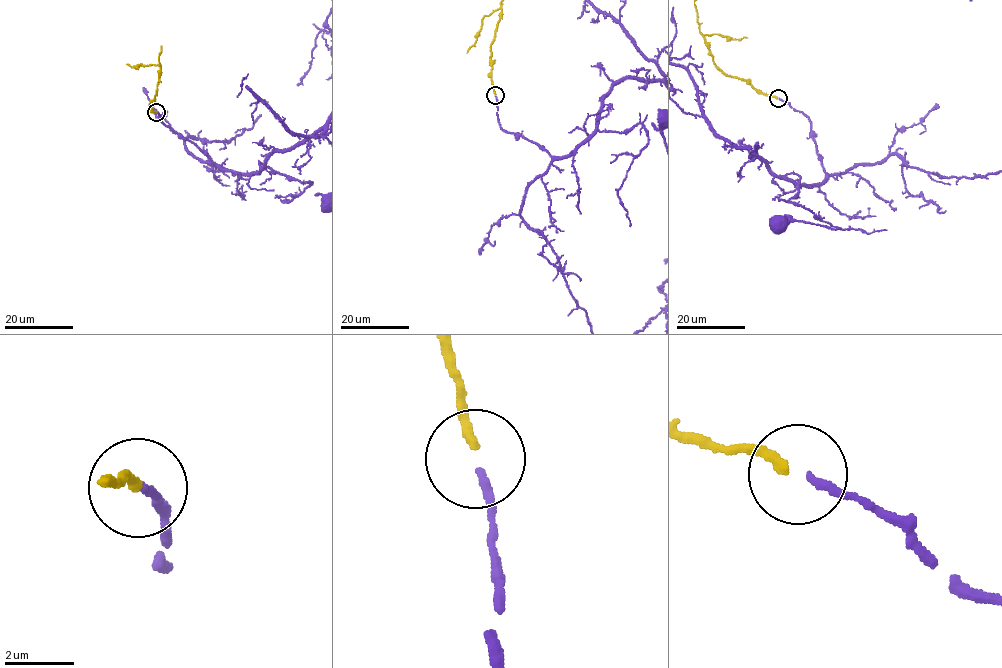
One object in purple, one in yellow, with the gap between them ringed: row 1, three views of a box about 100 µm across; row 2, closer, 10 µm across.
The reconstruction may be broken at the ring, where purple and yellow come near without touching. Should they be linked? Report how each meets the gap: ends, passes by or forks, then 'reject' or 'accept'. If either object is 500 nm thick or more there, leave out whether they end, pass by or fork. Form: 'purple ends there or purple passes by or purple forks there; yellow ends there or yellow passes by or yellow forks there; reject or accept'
purple ends there; yellow ends there; accept

